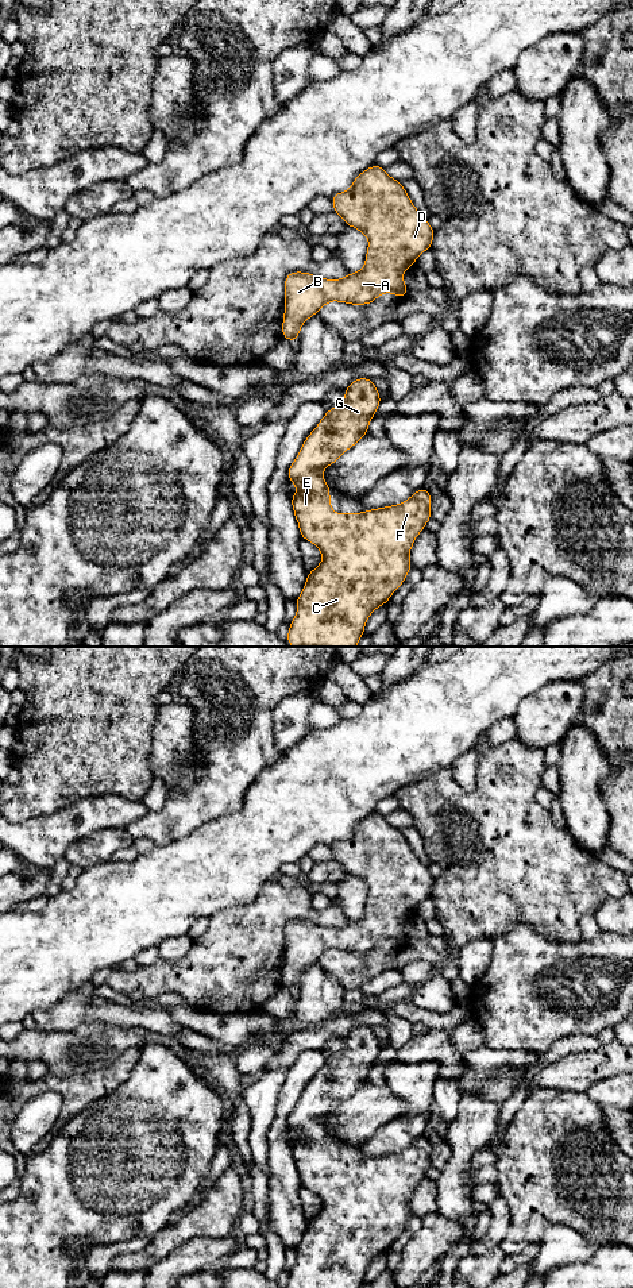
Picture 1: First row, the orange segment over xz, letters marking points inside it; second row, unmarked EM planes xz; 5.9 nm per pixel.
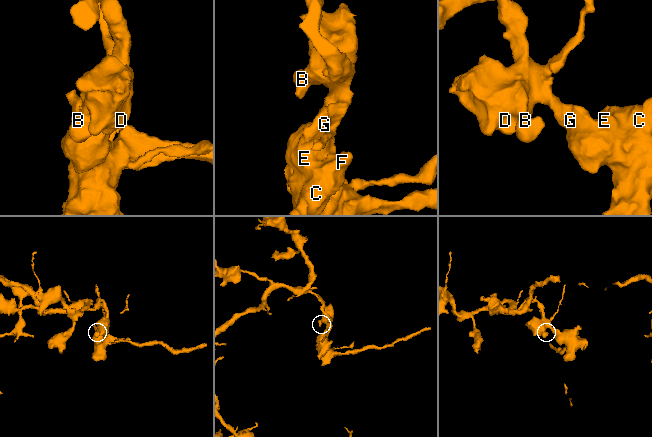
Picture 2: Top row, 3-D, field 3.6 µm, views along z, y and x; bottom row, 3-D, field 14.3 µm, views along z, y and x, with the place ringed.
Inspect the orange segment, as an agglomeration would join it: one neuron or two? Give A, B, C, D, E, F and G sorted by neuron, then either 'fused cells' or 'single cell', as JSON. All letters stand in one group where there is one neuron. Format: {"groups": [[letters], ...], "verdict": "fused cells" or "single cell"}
{"groups": [["A", "B", "C", "D", "E", "F", "G"]], "verdict": "single cell"}

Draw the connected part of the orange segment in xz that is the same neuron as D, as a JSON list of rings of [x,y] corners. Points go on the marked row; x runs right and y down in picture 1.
[[[379,165],[362,171],[352,181],[350,190],[339,192],[331,200],[333,212],[341,216],[346,225],[367,236],[366,263],[359,271],[348,273],[340,279],[327,279],[304,271],[286,275],[282,338],[293,343],[300,336],[301,325],[331,301],[368,305],[382,293],[393,293],[397,297],[408,296],[410,290],[404,282],[404,271],[414,266],[420,254],[432,248],[435,230],[413,205],[402,184],[391,178]]]

